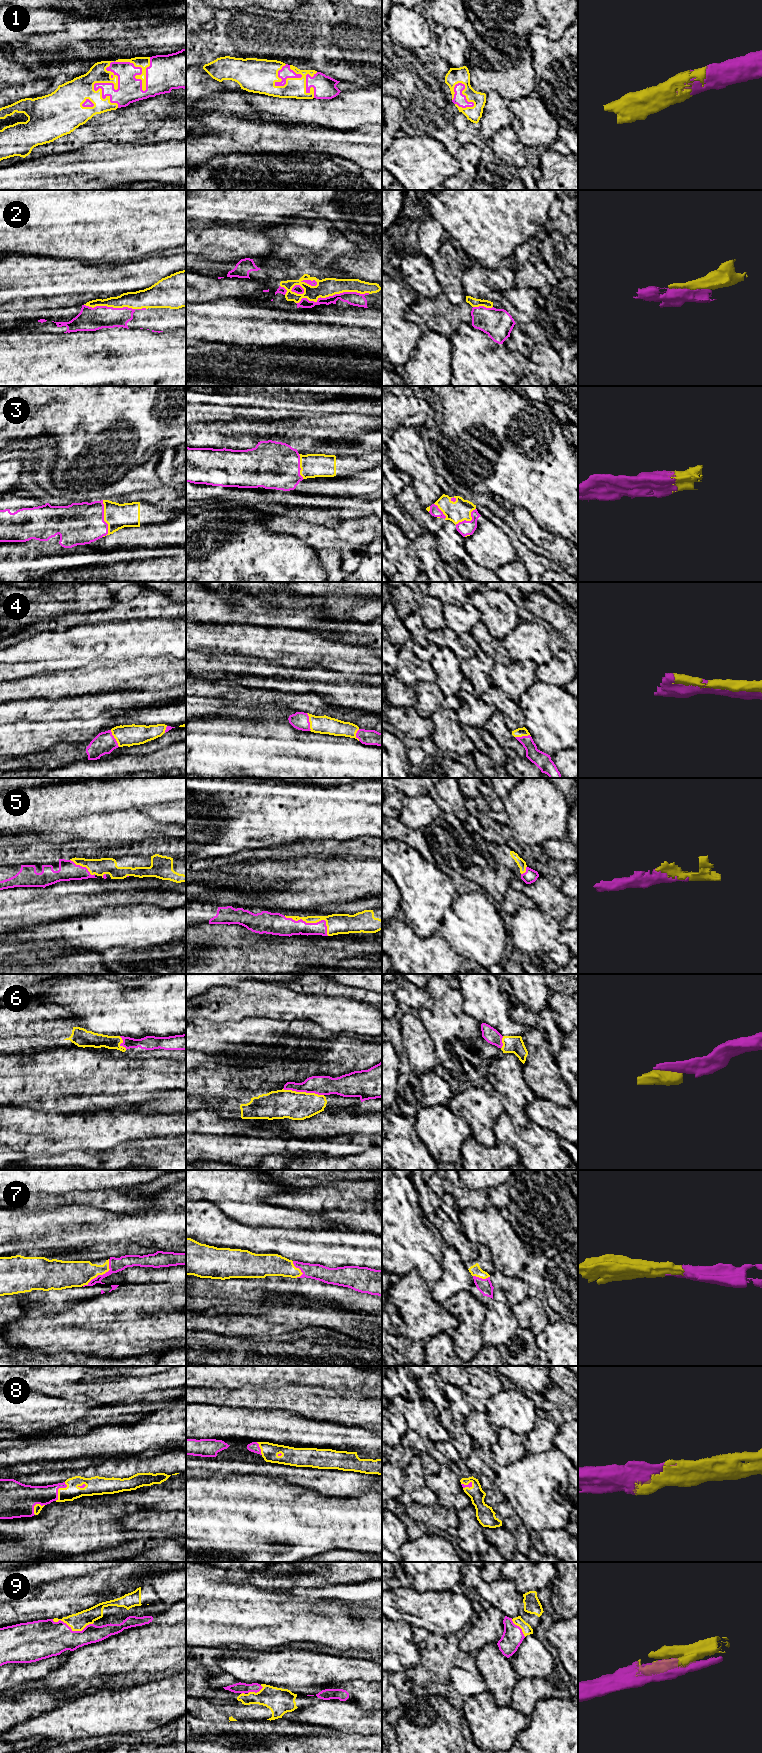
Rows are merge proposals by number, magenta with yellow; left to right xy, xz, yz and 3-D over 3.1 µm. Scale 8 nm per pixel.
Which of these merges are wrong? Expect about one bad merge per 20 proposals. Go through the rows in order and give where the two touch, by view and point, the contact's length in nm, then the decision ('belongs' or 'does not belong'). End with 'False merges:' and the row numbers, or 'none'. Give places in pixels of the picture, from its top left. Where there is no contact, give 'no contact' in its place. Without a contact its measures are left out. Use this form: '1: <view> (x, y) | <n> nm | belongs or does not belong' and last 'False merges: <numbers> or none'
1: xy (126, 62) | 500 nm | belongs
2: xz (333, 295) | 600 nm | does not belong
3: xy (103, 518) | 300 nm | belongs
4: xz (309, 722) | 150 nm | belongs
5: xz (312, 923) | 400 nm | belongs
6: xz (303, 1091) | 340 nm | belongs
7: xy (101, 1275) | 300 nm | belongs
8: xy (58, 1488) | 170 nm | belongs
9: xy (71, 1629) | 340 nm | belongs
False merges: 2

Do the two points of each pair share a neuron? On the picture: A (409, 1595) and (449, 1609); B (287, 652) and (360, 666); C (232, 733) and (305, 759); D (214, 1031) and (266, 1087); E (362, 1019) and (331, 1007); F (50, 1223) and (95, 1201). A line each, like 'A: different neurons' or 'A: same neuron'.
A: same neuron
B: same neuron
C: same neuron
D: same neuron
E: same neuron
F: different neurons

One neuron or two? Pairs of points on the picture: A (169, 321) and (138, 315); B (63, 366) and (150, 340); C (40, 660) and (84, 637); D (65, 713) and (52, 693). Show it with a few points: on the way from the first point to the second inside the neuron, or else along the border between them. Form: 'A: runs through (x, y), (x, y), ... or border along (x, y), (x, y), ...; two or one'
A: runs through (161, 319), (146, 317); one
B: runs through (85, 366), (128, 353); one
C: runs through (51, 650), (65, 650), (73, 643); one
D: border along (80, 696), (56, 700), (33, 699); two

